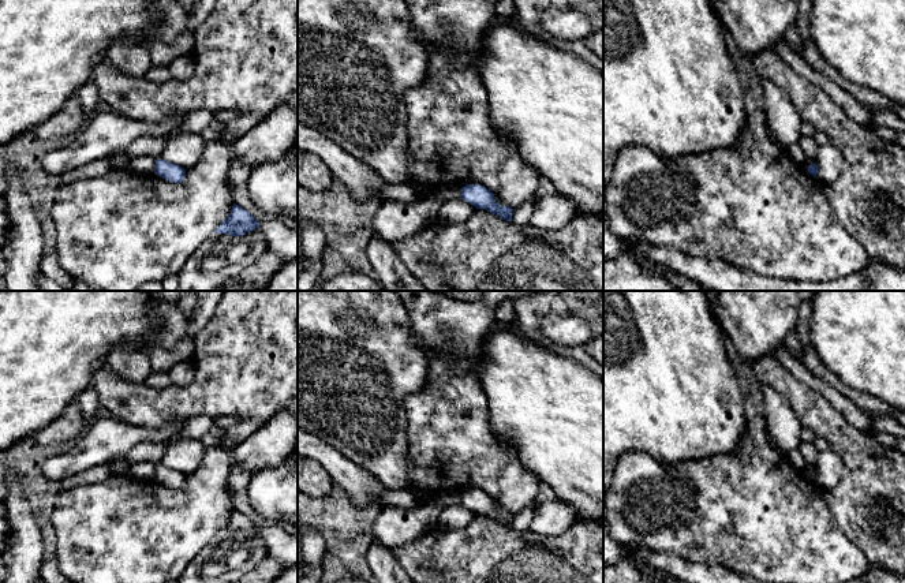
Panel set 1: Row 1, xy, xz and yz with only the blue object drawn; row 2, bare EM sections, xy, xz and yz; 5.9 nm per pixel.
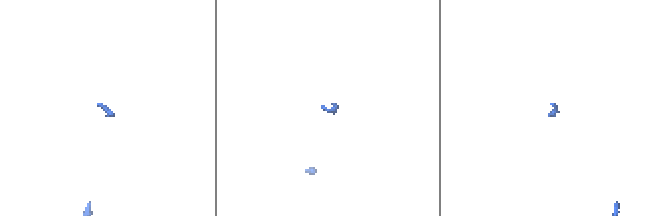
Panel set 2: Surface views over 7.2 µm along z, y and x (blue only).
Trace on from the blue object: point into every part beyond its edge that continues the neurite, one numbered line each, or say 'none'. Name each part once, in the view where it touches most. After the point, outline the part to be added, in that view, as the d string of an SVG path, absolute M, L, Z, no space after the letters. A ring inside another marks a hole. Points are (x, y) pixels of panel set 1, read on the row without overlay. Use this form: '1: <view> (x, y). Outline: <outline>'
1: xy (221, 561). Outline: M261 534L243 542L212 539L186 567L179 583L236 583L268 557Z

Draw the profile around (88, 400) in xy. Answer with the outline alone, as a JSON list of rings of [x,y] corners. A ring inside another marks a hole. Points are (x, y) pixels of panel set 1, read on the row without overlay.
[[[93,386],[81,392],[76,397],[78,404],[82,410],[85,422],[90,423],[96,419],[97,408],[100,407],[98,395]]]

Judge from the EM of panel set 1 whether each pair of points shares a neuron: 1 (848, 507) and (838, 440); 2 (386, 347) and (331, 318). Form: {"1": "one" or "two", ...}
{"1": "one", "2": "one"}

